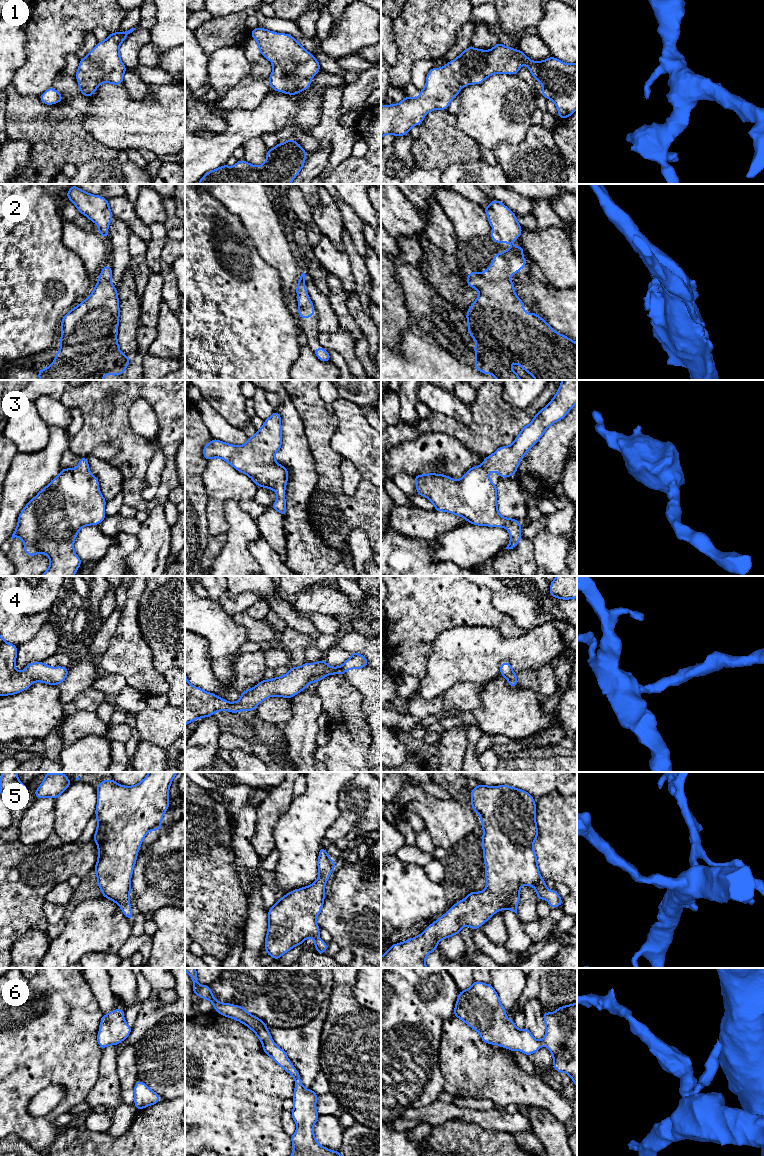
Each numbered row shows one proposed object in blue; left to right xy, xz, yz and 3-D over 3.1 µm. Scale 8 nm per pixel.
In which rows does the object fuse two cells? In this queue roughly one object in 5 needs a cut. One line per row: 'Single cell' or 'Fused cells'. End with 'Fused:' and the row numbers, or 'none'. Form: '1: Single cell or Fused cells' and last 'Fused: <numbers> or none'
1: Single cell
2: Single cell
3: Single cell
4: Single cell
5: Single cell
6: Single cell
Fused: none

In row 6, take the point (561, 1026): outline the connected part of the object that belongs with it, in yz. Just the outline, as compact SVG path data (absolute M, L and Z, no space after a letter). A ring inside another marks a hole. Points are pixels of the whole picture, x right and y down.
M474 980L470 988L460 991L453 1015L464 1021L469 1027L476 1030L485 1043L490 1045L496 1044L502 1048L508 1048L511 1052L519 1050L528 1056L537 1052L543 1045L545 1045L552 1054L554 1070L560 1073L569 1074L571 1080L577 1087L577 1003L559 1007L553 1013L543 1012L546 1034L541 1041L536 1040L531 1032L525 1027L522 1030L518 1030L515 1026L515 1022L507 1018L506 1010L499 1000L499 996L495 989L490 984Z

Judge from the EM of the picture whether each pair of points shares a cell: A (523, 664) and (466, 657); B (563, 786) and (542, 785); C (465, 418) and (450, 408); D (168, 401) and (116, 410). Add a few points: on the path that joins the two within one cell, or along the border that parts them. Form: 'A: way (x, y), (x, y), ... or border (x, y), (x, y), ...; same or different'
A: way (509, 656), (480, 656); same
B: way (558, 785), (547, 785); same
C: way (461, 414), (454, 408); same
D: way (155, 393), (133, 393), (129, 397); same

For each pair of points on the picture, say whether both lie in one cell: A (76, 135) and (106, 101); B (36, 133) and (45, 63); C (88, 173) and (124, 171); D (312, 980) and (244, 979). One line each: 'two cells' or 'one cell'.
A: two cells
B: two cells
C: one cell
D: one cell

